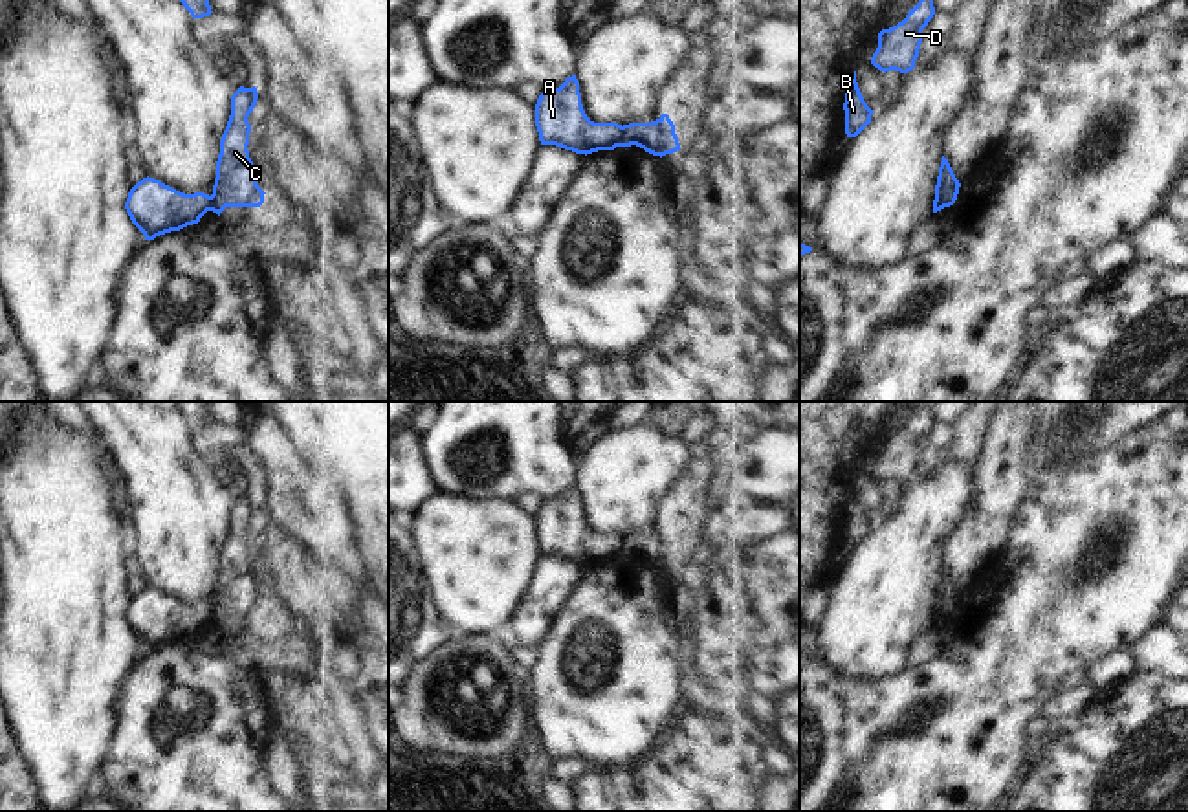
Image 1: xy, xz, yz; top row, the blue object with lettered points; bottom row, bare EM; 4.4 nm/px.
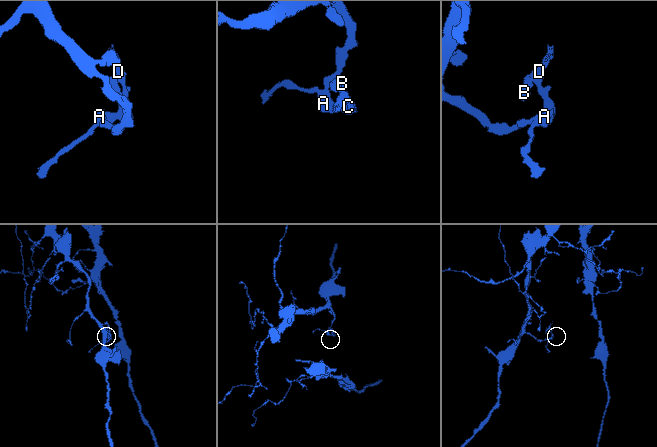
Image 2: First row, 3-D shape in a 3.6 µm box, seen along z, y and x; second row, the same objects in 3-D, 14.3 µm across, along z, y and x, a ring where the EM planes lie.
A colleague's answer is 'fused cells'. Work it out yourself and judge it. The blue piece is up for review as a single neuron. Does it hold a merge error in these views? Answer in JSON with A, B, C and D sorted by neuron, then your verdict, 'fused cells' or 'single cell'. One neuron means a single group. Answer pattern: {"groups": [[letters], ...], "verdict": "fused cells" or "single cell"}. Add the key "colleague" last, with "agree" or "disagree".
{"groups": [["A"], ["B", "C", "D"]], "verdict": "fused cells", "colleague": "agree"}

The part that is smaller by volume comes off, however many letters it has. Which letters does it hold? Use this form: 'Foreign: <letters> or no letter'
Foreign: B, C, D

